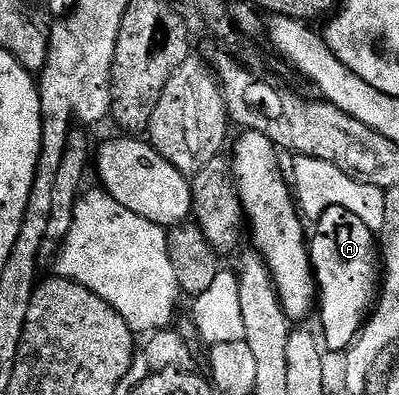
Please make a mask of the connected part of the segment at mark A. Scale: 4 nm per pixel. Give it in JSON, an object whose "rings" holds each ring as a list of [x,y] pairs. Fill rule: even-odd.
{"rings":[[[331,206],[325,210],[316,220],[315,227],[317,229],[314,237],[312,234],[308,248],[309,261],[313,264],[313,274],[319,292],[319,311],[321,307],[321,319],[325,322],[323,343],[328,350],[330,347],[333,351],[345,353],[361,334],[361,328],[365,326],[367,316],[379,295],[379,243],[374,232],[367,229],[367,225],[363,224],[355,213],[348,212],[342,206]]]}

